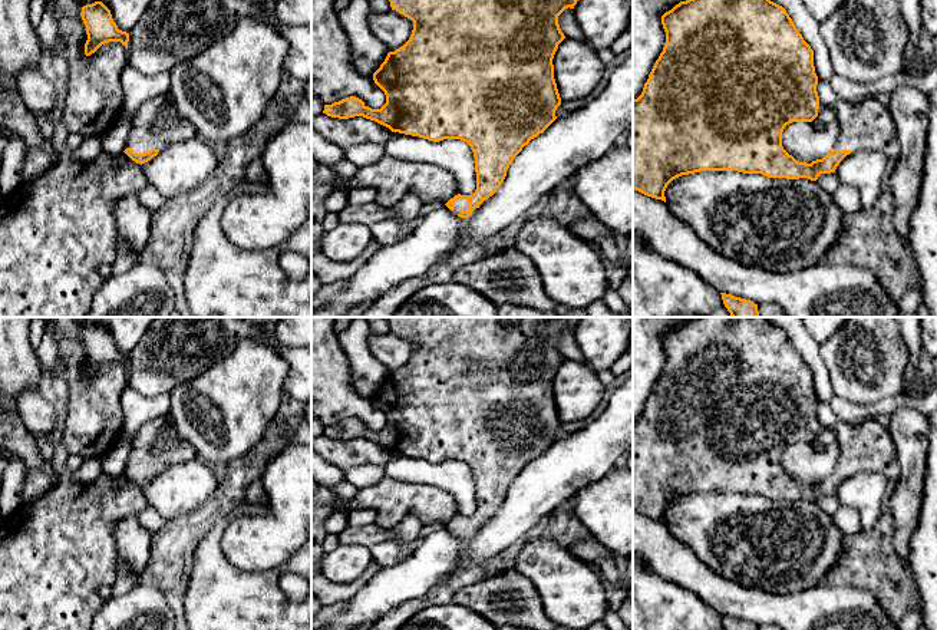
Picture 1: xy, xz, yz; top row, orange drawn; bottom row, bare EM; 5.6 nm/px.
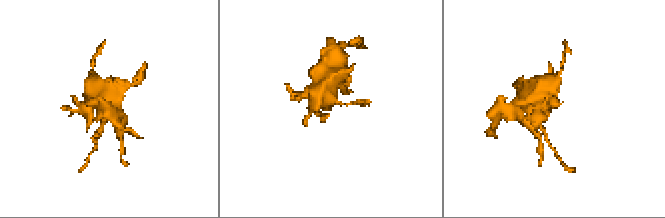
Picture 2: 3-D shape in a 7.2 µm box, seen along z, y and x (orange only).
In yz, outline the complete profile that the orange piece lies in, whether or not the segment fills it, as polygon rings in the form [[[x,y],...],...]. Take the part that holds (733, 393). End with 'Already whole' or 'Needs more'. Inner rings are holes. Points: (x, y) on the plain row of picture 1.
[[[694,317],[686,323],[680,323],[672,332],[661,337],[661,346],[666,353],[666,365],[663,373],[656,382],[643,413],[637,420],[633,420],[633,511],[666,524],[664,512],[667,507],[682,498],[700,492],[738,492],[743,495],[762,495],[768,499],[799,501],[808,499],[816,502],[821,495],[835,494],[839,484],[854,472],[871,471],[885,476],[891,484],[900,479],[900,464],[897,451],[888,428],[882,426],[877,418],[867,419],[858,426],[849,423],[839,423],[837,439],[839,445],[839,455],[834,471],[822,481],[811,485],[798,484],[782,468],[782,453],[786,446],[792,443],[812,443],[818,438],[819,418],[816,413],[818,398],[814,387],[814,372],[804,362],[786,332],[771,323],[766,317]]]. Needs more

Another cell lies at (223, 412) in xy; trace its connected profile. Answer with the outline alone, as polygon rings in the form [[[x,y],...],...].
[[[240,340],[227,357],[172,389],[168,415],[195,458],[212,468],[232,465],[277,418],[288,370],[271,346]]]

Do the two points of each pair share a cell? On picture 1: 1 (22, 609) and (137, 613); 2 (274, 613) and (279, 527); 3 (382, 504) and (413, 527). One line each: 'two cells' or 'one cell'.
1: two cells
2: two cells
3: two cells

